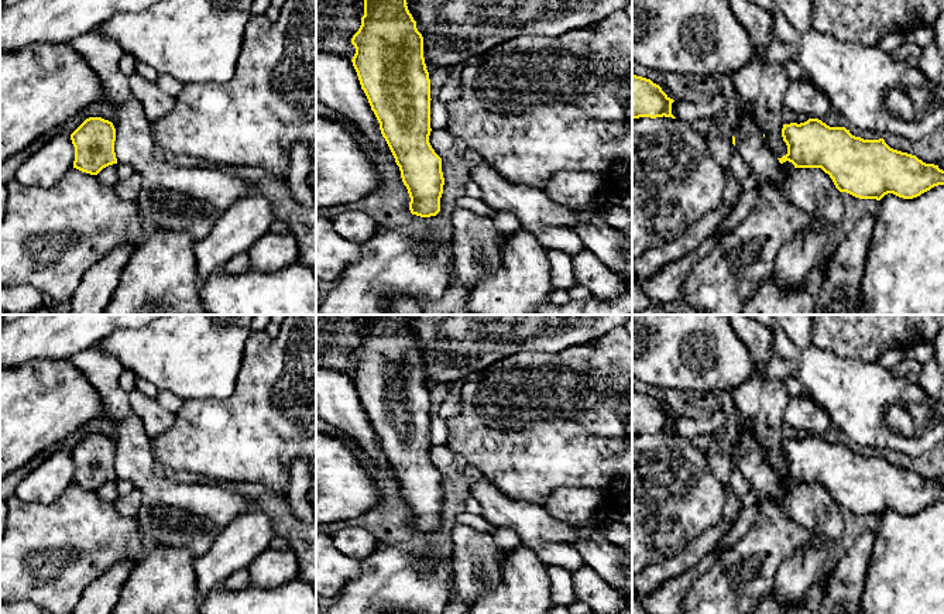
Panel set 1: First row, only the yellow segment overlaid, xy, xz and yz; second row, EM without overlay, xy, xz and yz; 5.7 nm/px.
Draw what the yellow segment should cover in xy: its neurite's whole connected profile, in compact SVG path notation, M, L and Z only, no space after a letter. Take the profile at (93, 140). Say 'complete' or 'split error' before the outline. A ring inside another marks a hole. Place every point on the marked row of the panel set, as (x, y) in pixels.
complete; M89 117L71 134L71 140L75 147L73 168L97 175L103 168L117 164L111 121Z

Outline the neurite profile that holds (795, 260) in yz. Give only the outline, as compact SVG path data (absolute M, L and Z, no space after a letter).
M816 217L817 227L797 234L779 250L772 278L780 288L797 288L814 265L814 261L827 243L834 224Z

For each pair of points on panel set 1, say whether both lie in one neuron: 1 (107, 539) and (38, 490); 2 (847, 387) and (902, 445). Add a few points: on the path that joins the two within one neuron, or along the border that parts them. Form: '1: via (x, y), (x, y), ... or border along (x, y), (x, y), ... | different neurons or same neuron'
1: border along (72, 483), (51, 503), (21, 500) | different neurons
2: via (858, 402), (861, 411), (886, 436) | same neuron

